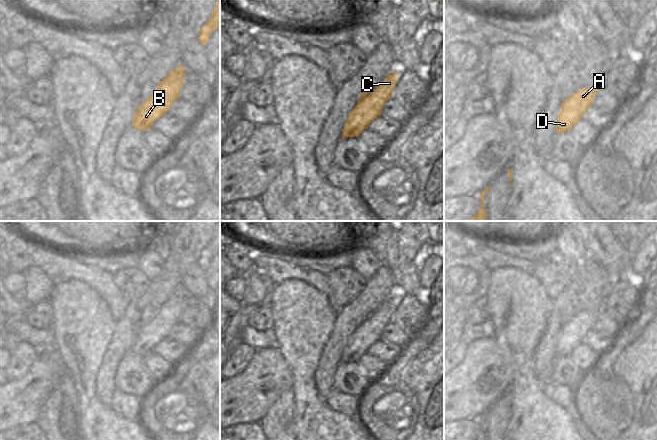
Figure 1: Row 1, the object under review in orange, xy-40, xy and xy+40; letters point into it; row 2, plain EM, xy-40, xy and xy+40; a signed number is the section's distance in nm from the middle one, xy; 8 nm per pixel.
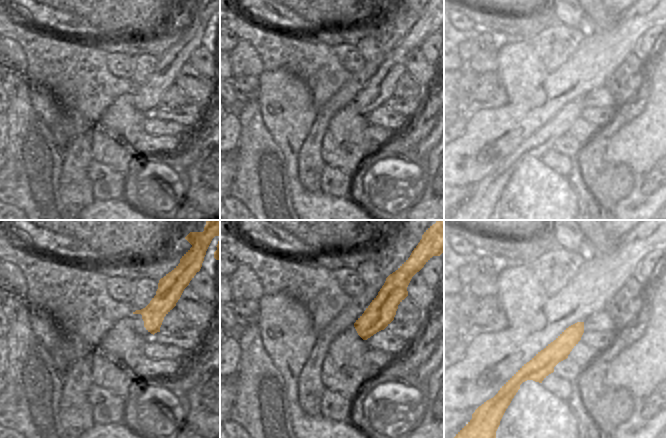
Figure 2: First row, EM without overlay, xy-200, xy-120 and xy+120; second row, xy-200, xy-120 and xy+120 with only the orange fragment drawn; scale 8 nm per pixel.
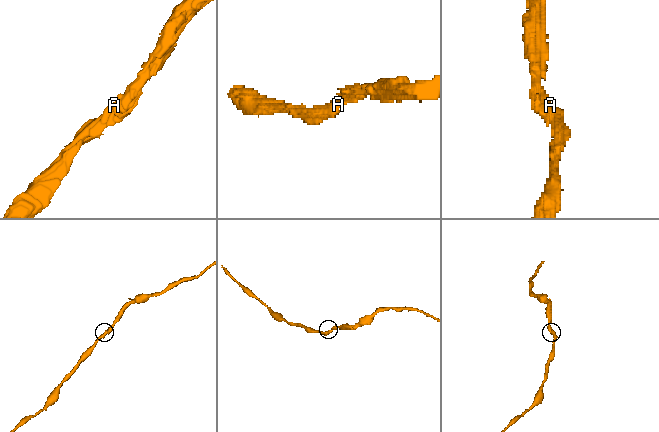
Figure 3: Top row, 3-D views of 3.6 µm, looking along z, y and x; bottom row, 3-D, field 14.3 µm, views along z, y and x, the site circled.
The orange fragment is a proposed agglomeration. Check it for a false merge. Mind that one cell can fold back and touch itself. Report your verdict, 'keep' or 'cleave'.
keep

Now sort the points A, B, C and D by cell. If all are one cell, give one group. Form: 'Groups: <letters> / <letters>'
Groups: A B C D.

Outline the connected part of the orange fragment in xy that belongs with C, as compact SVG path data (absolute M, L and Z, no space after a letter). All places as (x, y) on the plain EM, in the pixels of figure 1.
M398 298L388 299L370 318L363 315L357 329L350 336L342 354L342 363L358 361L368 350L382 339L384 328L391 322L398 306Z

